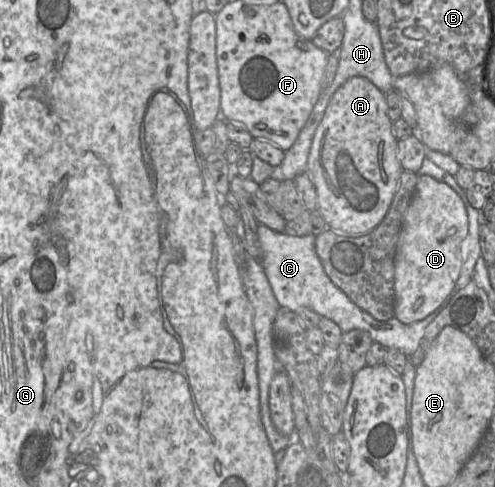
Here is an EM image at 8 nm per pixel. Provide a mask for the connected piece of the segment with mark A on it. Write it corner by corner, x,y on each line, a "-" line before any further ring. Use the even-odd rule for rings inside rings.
354,76
332,95
311,143
306,173
317,192
317,209
328,229
361,236
376,228
386,216
397,191
403,169
397,158
397,141
387,114
386,94
370,80

